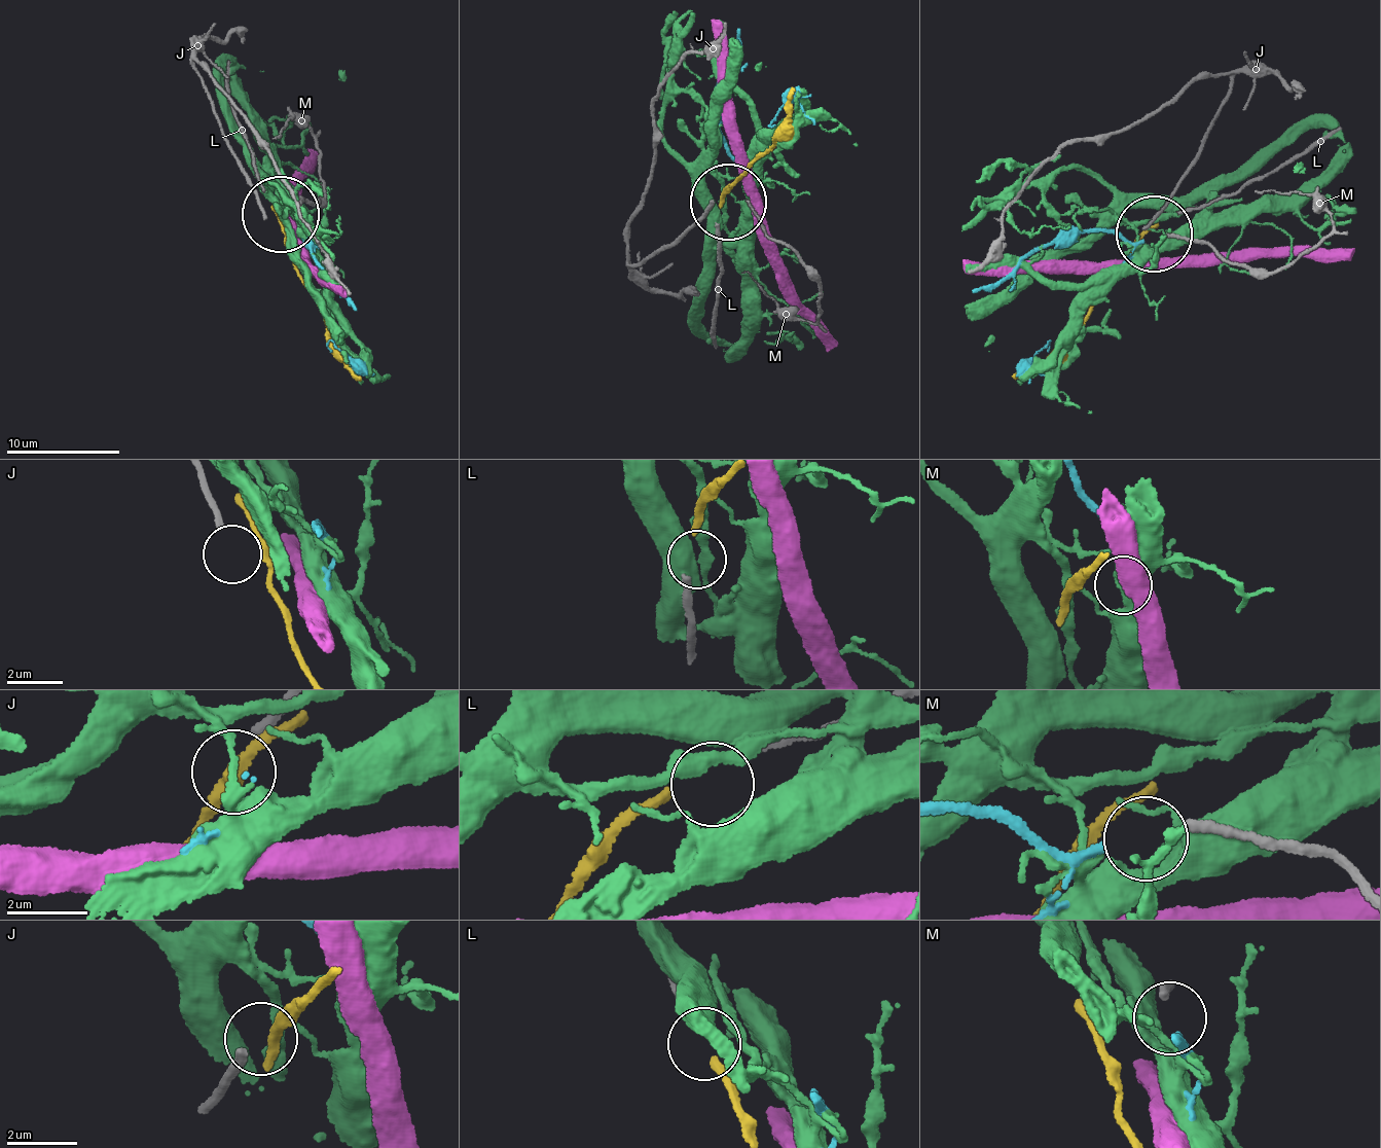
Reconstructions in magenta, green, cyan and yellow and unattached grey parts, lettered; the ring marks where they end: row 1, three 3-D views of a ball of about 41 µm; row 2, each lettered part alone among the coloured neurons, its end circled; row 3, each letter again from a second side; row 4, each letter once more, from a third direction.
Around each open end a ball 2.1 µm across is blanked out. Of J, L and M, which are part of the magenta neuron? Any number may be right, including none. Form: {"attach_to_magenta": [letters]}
{"attach_to_magenta": []}

